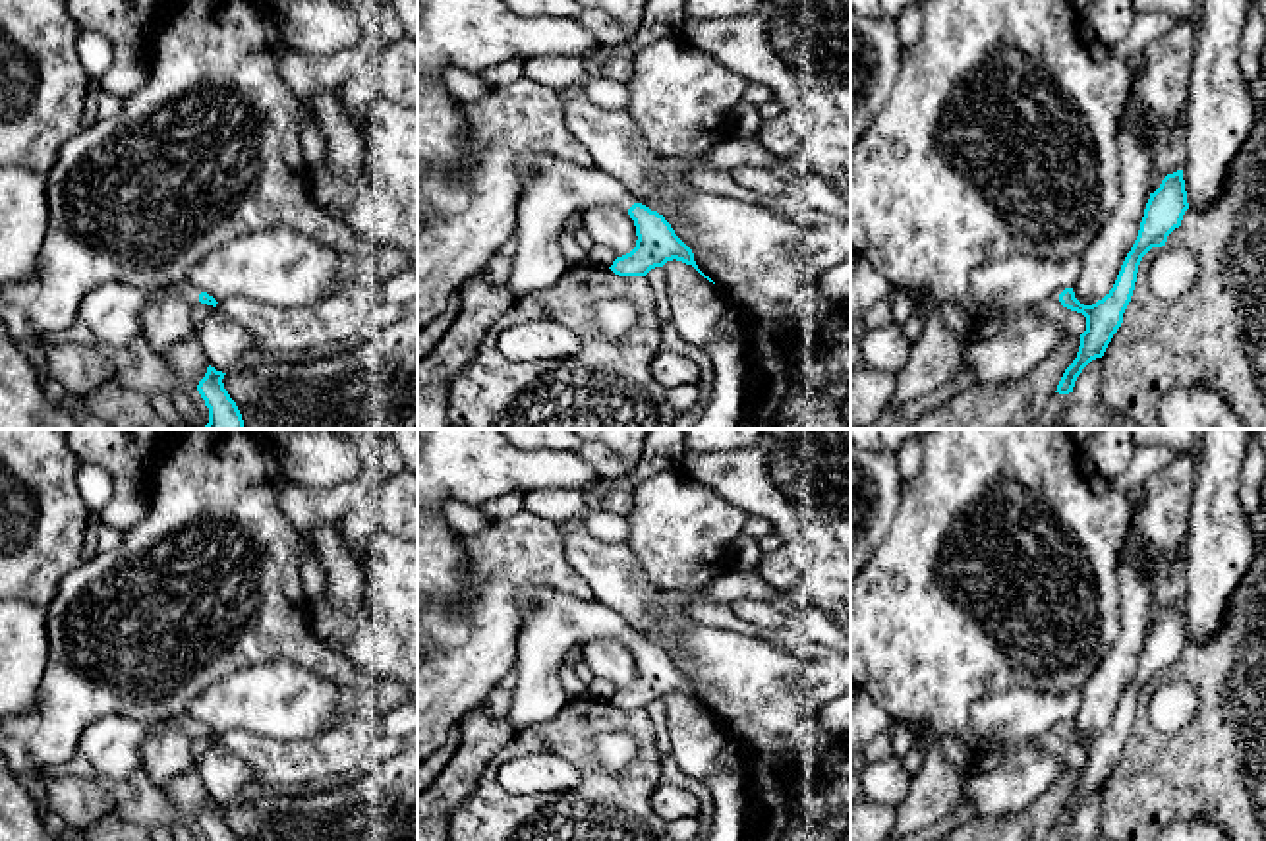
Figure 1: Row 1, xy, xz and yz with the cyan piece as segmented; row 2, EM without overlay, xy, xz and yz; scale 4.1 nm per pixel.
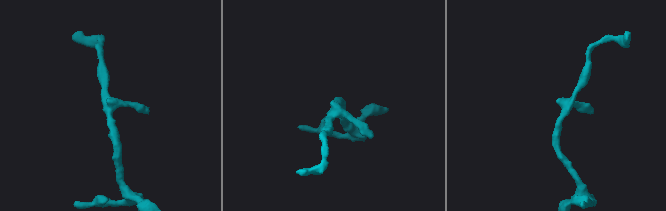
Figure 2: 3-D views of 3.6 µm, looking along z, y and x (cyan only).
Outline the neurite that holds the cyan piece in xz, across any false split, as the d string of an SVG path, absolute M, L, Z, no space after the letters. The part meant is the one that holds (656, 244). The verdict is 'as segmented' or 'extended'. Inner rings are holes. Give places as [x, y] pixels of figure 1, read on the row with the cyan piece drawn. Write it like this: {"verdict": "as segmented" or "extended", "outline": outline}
{"verdict": "extended", "outline": "M537 153L524 159L522 168L524 186L518 201L518 222L514 228L518 249L512 257L512 273L506 280L506 286L516 302L553 286L568 271L570 265L564 261L559 247L559 236L562 234L564 222L570 215L603 203L624 209L634 220L638 236L636 247L622 257L617 257L609 267L615 275L646 276L651 269L663 267L667 261L676 259L692 265L704 278L713 282L698 269L692 249L675 234L665 217L638 203L619 180L597 166L586 168Z"}

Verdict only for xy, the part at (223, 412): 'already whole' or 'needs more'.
already whole

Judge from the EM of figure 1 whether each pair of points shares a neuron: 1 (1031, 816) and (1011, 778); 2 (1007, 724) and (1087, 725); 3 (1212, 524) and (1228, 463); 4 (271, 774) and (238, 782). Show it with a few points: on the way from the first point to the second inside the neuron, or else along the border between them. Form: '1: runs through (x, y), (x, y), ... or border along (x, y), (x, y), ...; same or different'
1: border along (1060, 776), (1029, 805), (1006, 814), (982, 816); different
2: border along (1081, 691), (1081, 702), (1071, 720); different
3: runs through (1216, 509), (1216, 478); same
4: border along (238, 754), (252, 772), (258, 789); different

